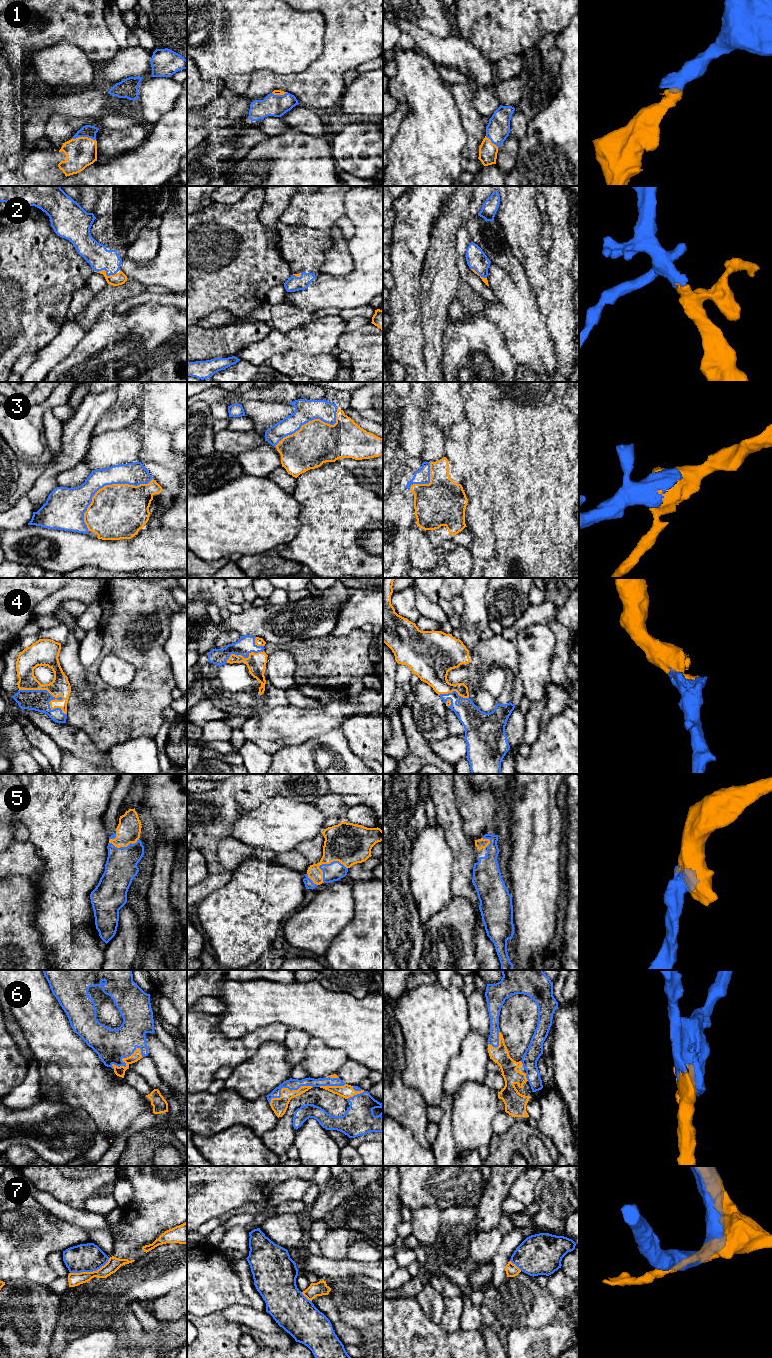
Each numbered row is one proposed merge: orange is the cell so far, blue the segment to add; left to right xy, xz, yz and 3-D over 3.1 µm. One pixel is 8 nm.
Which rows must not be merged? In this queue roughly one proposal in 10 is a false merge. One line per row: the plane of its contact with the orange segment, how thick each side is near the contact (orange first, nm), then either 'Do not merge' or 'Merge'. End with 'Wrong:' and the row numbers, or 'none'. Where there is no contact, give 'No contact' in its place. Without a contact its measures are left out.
1: Touches orange in xy. Thickness 240 nm (orange) against 100 nm. Merge
2: Touches orange in xy. Thickness 100 nm (orange) against 190 nm. Merge
3: Touches orange in xy. Thickness 440 nm (orange) against 190 nm. Merge
4: Touches orange in xy. Thickness 160 nm (orange) against 170 nm. Merge
5: Touches orange in xz. Thickness 320 nm (orange) against 150 nm. Merge
6: Touches orange in xy. Thickness 80 nm (orange) against 260 nm. Merge
7: Touches orange in xy. Thickness 110 nm (orange) against 220 nm. Do not merge
Wrong: 7

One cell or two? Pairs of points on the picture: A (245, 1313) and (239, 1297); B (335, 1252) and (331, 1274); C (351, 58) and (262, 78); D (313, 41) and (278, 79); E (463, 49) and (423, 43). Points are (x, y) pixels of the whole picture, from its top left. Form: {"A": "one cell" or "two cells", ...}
{"A": "two cells", "B": "two cells", "C": "one cell", "D": "two cells", "E": "one cell"}

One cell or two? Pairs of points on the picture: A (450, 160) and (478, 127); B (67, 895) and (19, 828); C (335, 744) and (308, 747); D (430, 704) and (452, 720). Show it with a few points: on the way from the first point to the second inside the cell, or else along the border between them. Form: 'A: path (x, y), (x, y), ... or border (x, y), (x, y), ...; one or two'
A: border (459, 118), (466, 136), (463, 156); two
B: border (19, 821), (27, 829), (28, 839); two
C: path (328, 742), (320, 741), (315, 744); one
D: border (446, 707), (446, 727), (449, 735); two

